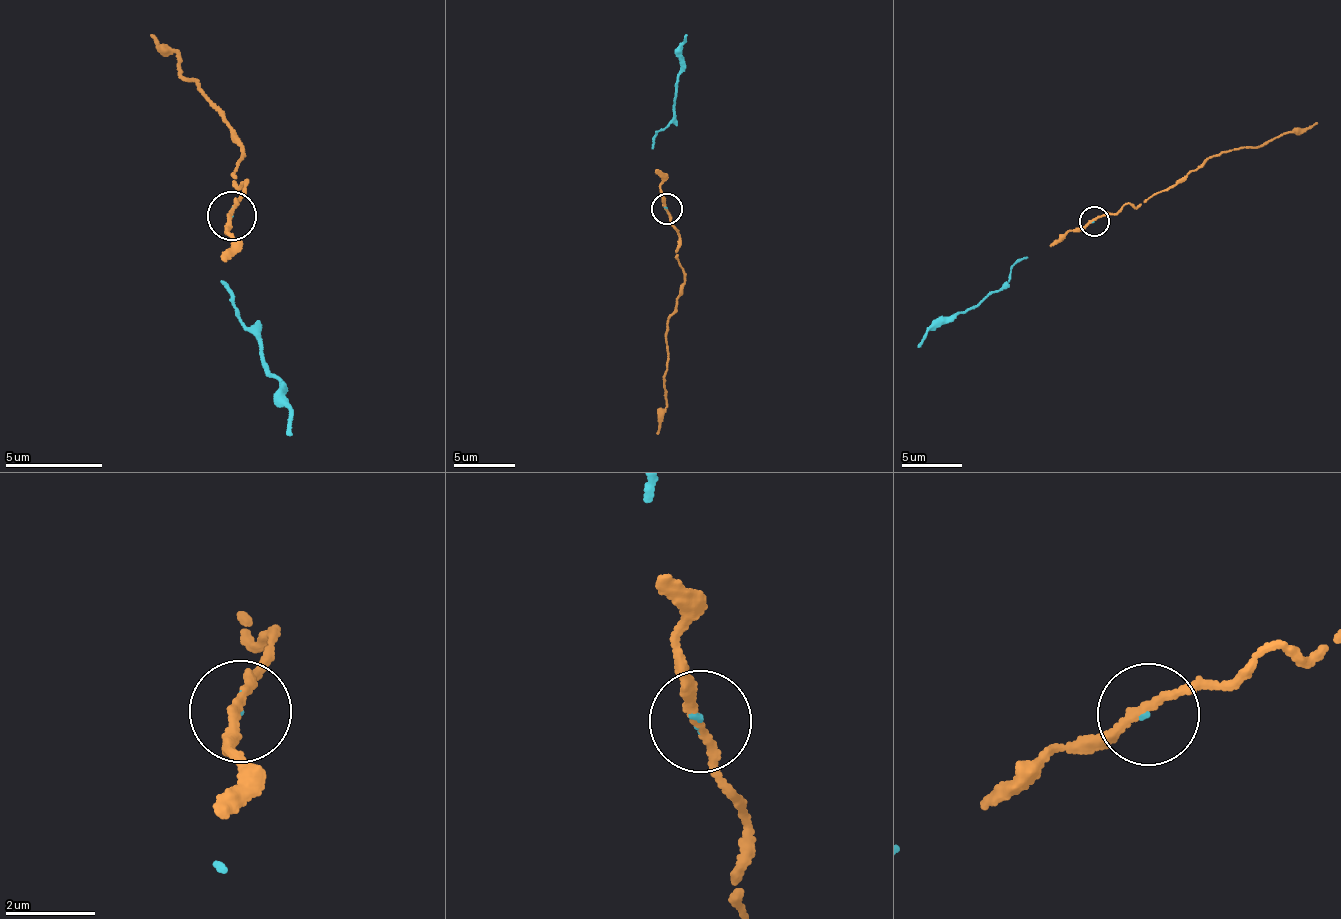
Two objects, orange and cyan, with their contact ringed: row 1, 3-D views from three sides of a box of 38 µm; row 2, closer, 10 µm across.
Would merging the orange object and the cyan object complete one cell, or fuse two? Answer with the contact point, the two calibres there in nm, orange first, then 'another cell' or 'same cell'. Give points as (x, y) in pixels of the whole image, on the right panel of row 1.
at (1094, 221); 180 nm thick on the orange side, 50 nm on the other; same cell

